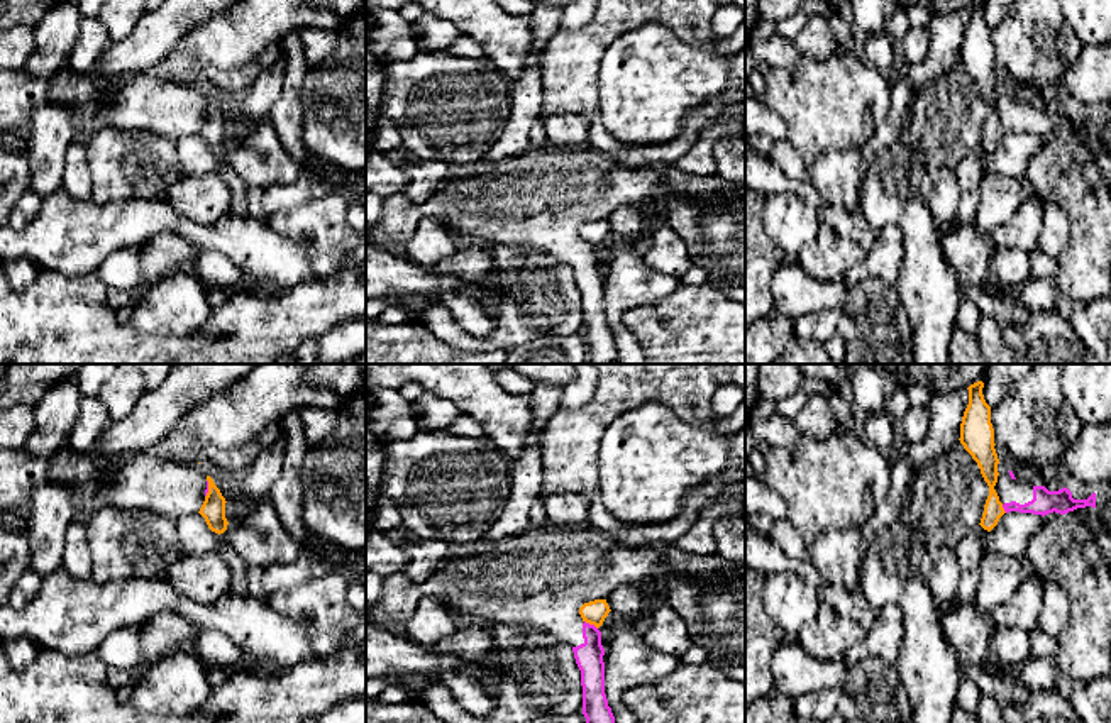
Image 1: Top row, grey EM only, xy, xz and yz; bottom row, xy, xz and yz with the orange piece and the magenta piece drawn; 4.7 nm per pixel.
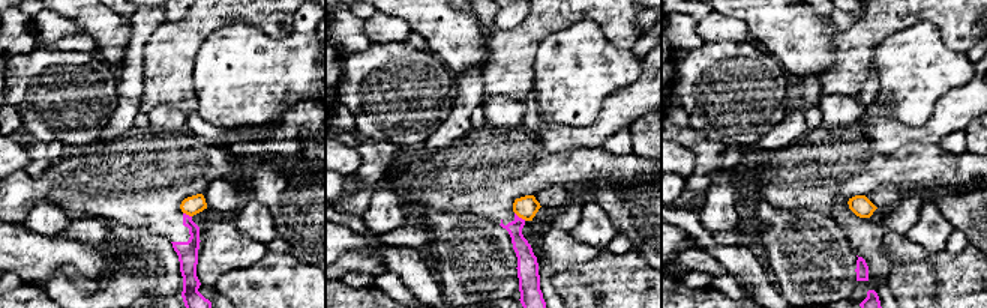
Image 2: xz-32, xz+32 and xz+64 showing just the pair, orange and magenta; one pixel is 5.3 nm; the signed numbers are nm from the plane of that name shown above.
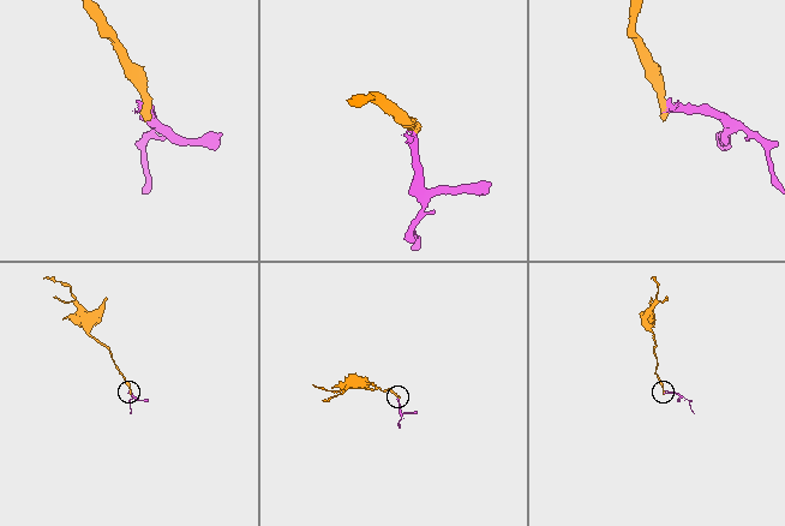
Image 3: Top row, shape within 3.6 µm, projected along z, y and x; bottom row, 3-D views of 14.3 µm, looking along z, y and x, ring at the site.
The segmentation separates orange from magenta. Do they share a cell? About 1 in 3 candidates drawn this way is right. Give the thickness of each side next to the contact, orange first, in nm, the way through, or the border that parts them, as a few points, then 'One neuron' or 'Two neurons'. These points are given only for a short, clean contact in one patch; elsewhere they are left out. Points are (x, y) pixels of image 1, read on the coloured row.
Thickness 110 nm (orange) against 130 nm. Boundary: xz (585, 620), (596, 629). Two neurons

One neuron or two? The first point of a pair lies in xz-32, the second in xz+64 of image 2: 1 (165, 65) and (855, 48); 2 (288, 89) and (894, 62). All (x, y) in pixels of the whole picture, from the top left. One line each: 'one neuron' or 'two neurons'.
1: one neuron
2: one neuron

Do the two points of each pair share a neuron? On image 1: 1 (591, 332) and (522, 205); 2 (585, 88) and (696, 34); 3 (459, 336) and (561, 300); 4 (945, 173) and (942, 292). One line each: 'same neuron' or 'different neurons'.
1: same neuron
2: same neuron
3: same neuron
4: different neurons

